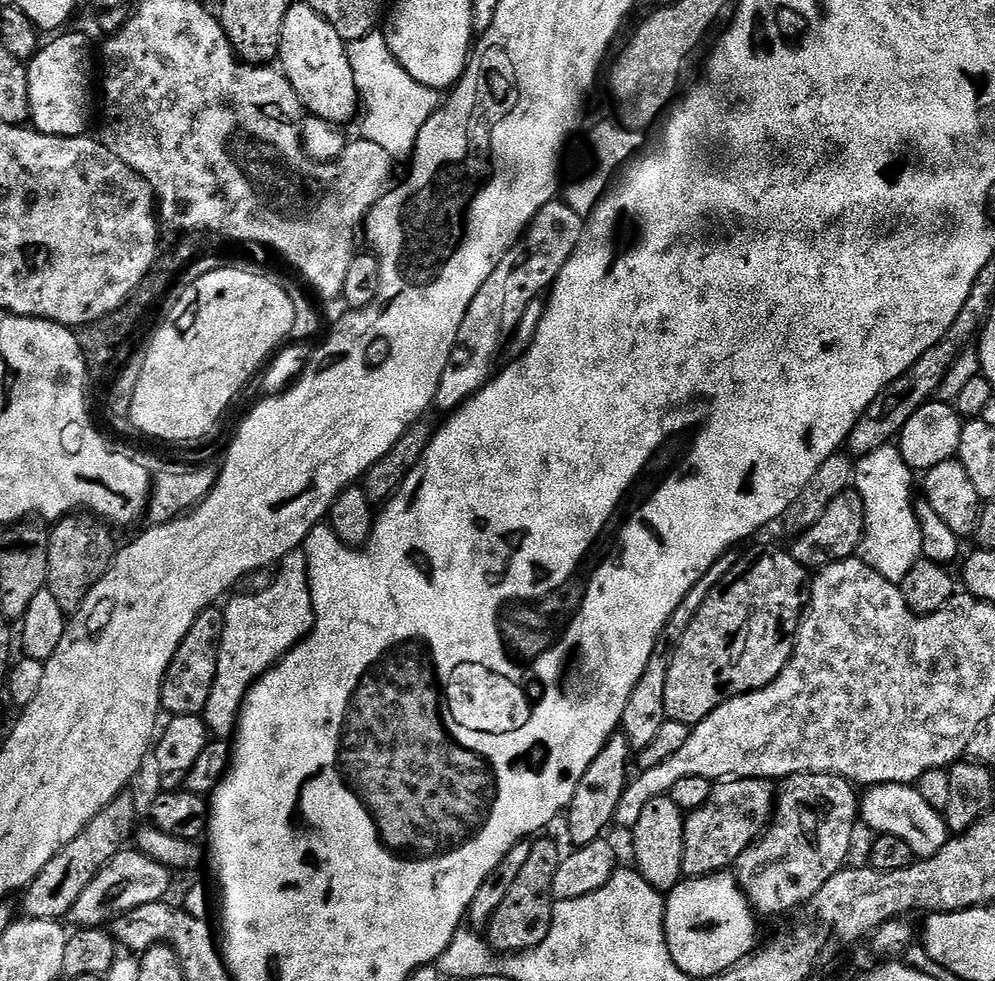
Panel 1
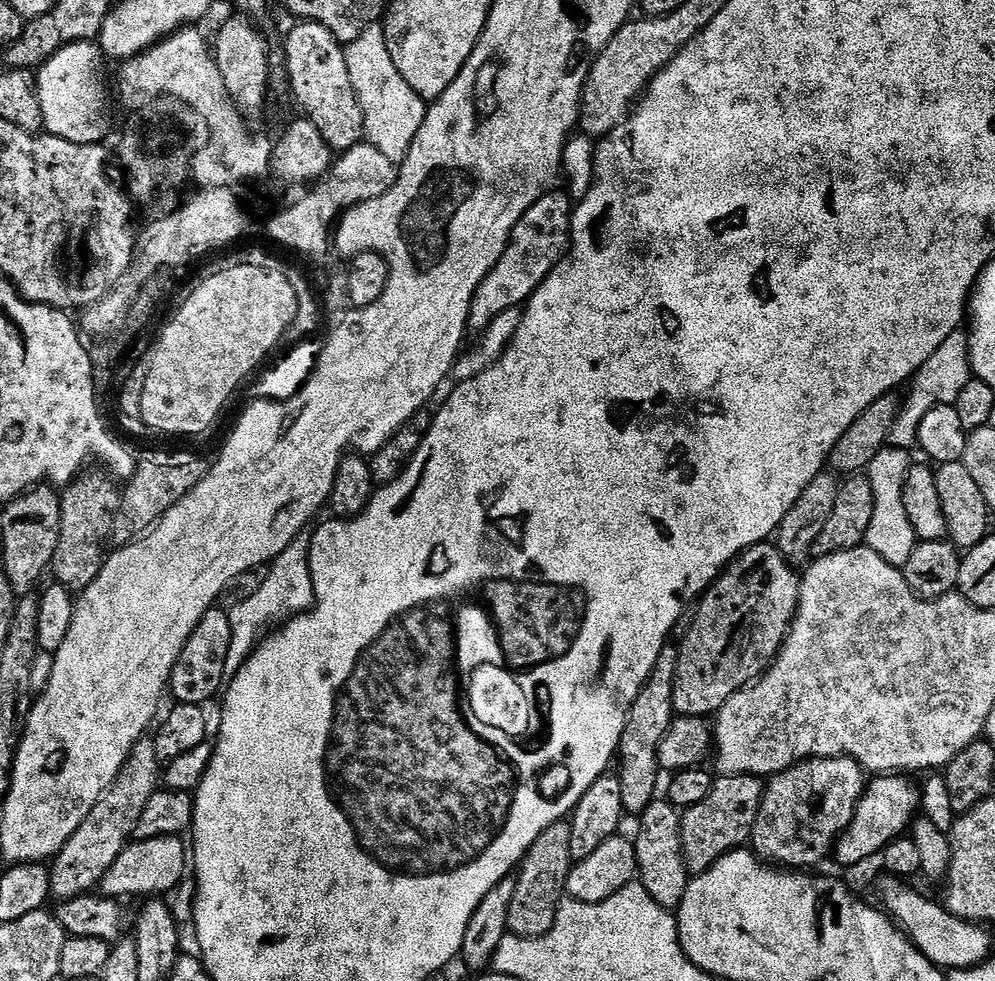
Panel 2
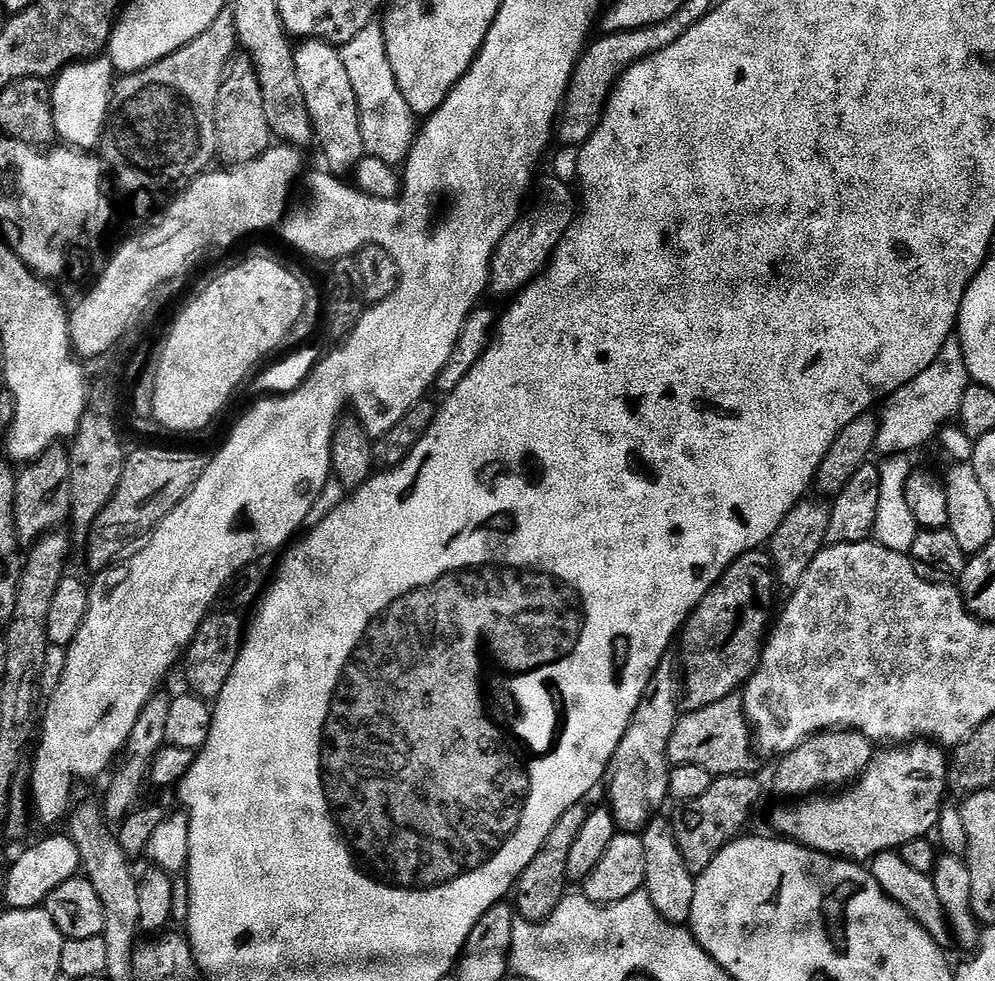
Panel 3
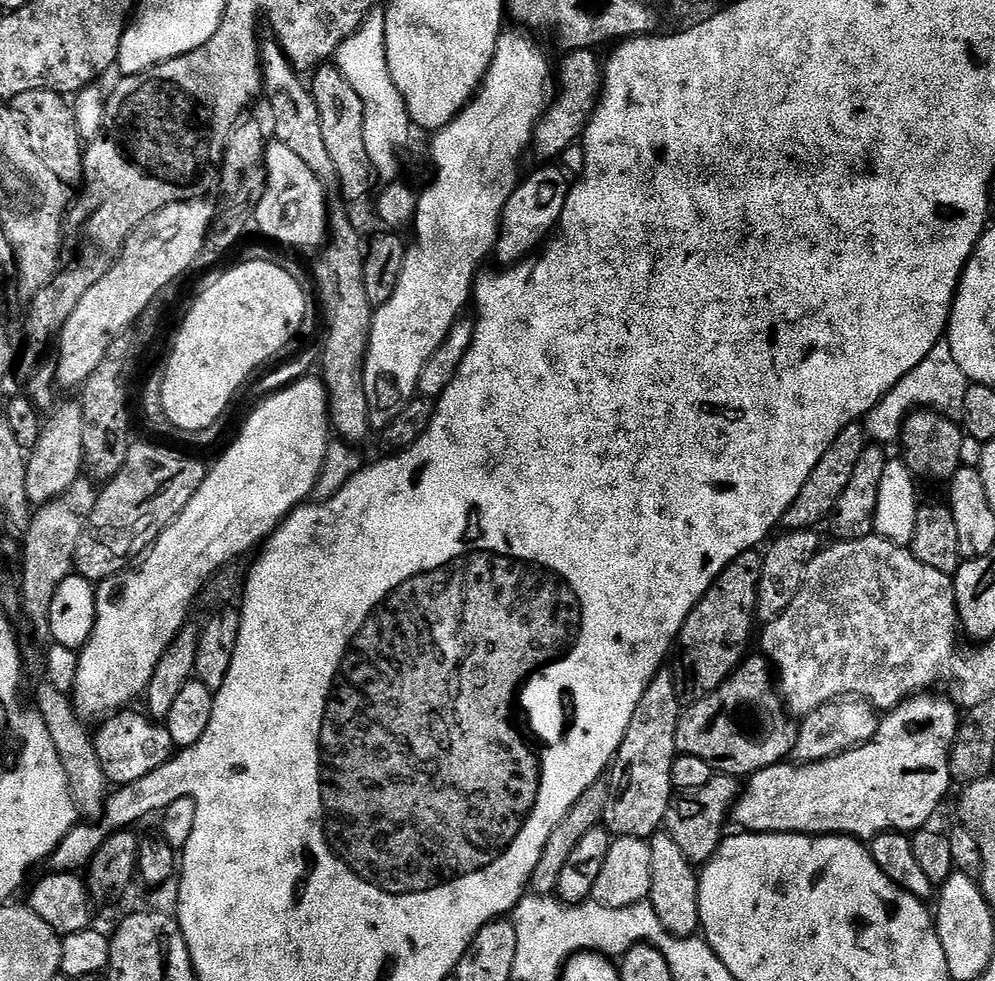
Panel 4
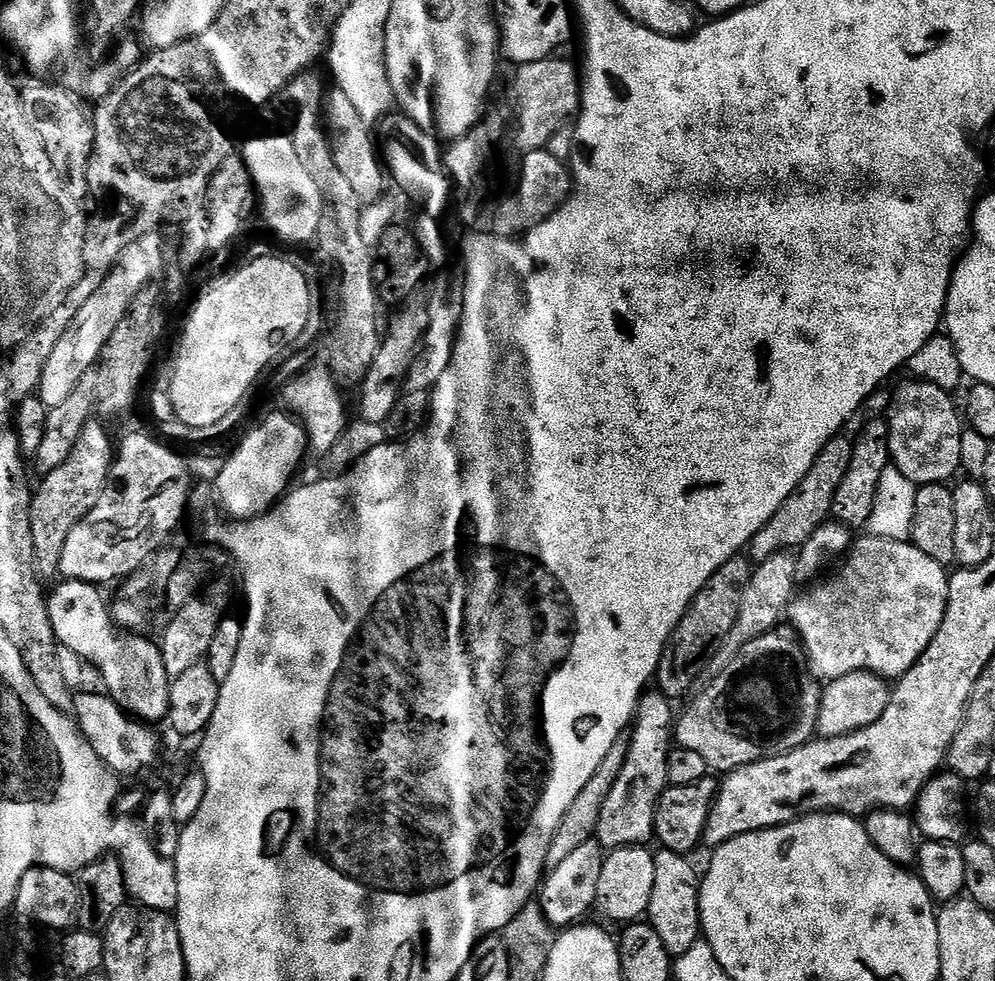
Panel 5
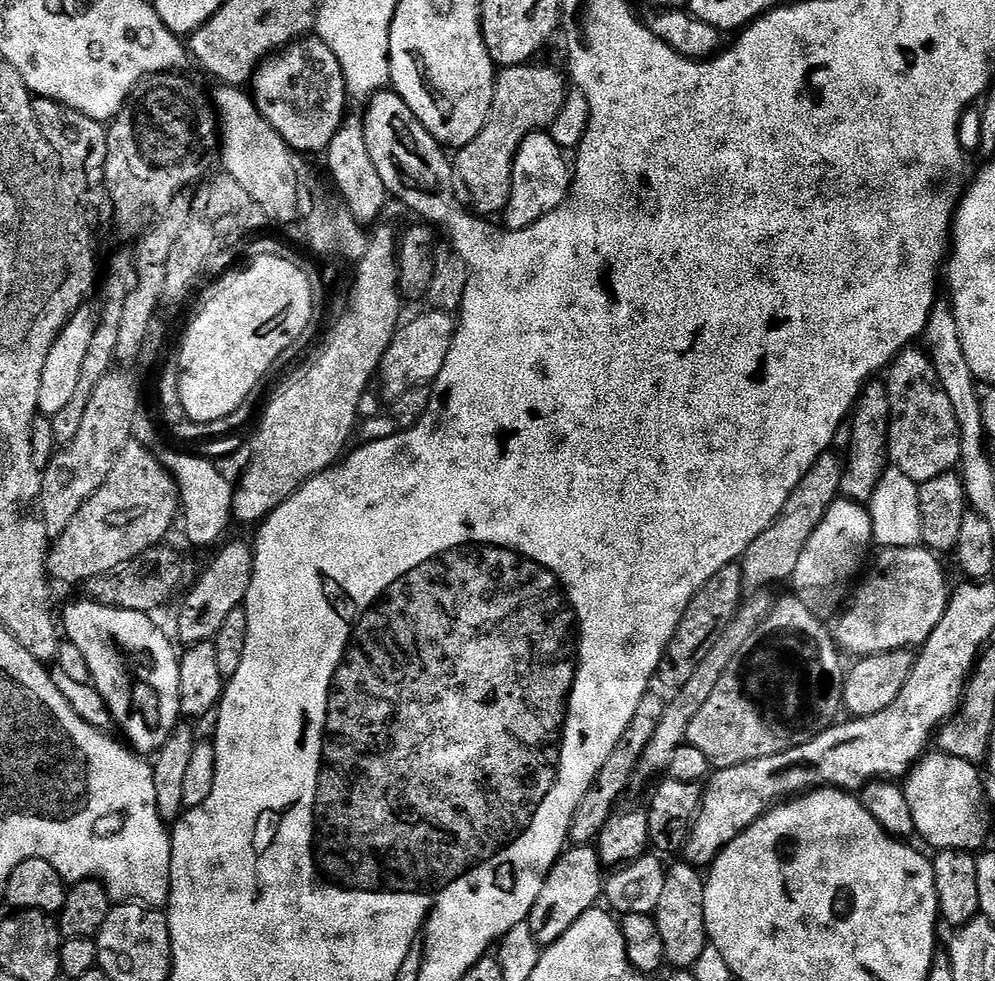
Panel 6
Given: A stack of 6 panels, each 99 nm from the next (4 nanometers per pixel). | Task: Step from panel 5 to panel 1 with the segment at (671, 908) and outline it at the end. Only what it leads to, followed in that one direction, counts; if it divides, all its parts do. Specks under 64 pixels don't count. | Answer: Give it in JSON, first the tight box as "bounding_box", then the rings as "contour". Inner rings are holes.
{"bounding_box":[630,795,685,894],"contour":[[[671,795],[650,798],[650,802],[646,802],[646,806],[642,809],[638,822],[630,830],[632,856],[636,859],[634,867],[637,872],[642,874],[642,878],[646,878],[646,882],[650,882],[650,886],[654,886],[662,894],[671,892],[672,887],[679,884],[684,876],[684,867],[682,866],[682,858],[684,857],[684,817],[685,813],[680,811],[680,807],[674,803]]]}

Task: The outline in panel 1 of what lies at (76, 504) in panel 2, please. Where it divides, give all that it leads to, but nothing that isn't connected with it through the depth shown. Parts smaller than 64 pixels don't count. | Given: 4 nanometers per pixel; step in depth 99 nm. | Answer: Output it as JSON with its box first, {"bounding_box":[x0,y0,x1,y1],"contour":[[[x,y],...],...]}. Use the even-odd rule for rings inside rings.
{"bounding_box":[47,510,118,614],"contour":[[[83,510],[73,512],[70,516],[63,516],[62,519],[51,525],[48,534],[47,588],[52,591],[54,598],[58,601],[58,606],[62,606],[62,610],[66,614],[77,612],[80,609],[82,602],[86,602],[86,594],[90,594],[90,590],[94,590],[94,586],[102,578],[102,574],[106,574],[106,570],[112,564],[118,551],[118,543],[116,544],[111,531],[113,532],[113,529],[99,516]]]}

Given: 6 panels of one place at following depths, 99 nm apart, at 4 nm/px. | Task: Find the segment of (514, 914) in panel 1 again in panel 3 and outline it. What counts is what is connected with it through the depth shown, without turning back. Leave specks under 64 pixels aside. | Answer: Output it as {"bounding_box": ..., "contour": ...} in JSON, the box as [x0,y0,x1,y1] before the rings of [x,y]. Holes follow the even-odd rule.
{"bounding_box":[514,803,589,922],"contour":[[[578,803],[570,810],[566,810],[566,814],[562,814],[562,818],[558,818],[558,822],[554,822],[554,830],[550,830],[550,834],[546,834],[546,842],[542,842],[542,850],[538,850],[538,854],[534,854],[534,862],[530,862],[530,866],[526,866],[526,870],[522,870],[514,889],[514,897],[516,896],[514,908],[519,919],[542,922],[546,918],[550,918],[550,914],[554,914],[558,902],[562,902],[567,889],[564,887],[569,887],[570,884],[566,874],[566,861],[589,814],[589,809],[584,807],[583,803]]]}

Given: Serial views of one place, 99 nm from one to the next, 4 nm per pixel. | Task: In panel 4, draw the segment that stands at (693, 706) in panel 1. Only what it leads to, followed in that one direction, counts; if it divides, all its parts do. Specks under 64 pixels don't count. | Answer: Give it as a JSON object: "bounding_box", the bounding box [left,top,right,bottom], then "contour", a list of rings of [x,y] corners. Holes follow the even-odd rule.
{"bounding_box":[678,551,764,702],"contour":[[[759,551],[743,552],[706,590],[702,599],[692,607],[678,637],[680,668],[684,671],[682,696],[685,701],[695,702],[710,695],[736,667],[746,659],[748,639],[752,636],[752,624],[757,623],[756,599],[758,582],[762,574],[764,557]]]}

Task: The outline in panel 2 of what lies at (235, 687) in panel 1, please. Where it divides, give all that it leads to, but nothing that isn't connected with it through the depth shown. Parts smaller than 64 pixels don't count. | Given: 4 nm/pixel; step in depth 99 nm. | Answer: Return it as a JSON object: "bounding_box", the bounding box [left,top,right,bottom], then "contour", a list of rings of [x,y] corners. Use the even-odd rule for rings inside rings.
{"bounding_box":[226,527,316,674],"contour":[[[311,527],[303,528],[294,538],[294,542],[290,542],[290,546],[286,546],[286,550],[282,550],[282,554],[278,554],[275,560],[267,565],[263,573],[264,581],[262,586],[258,586],[258,591],[251,598],[246,598],[246,602],[227,609],[232,631],[230,654],[226,656],[226,670],[229,674],[239,671],[256,651],[261,640],[273,629],[294,616],[303,616],[305,612],[312,611],[316,603],[316,591],[310,570],[312,534]]]}

